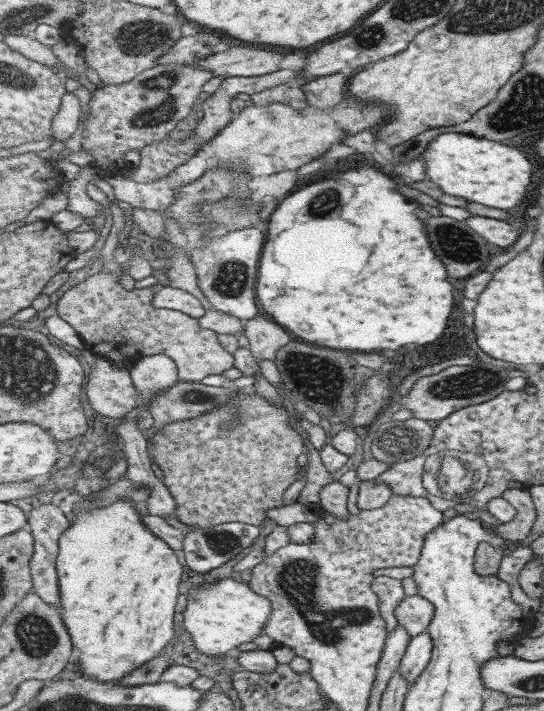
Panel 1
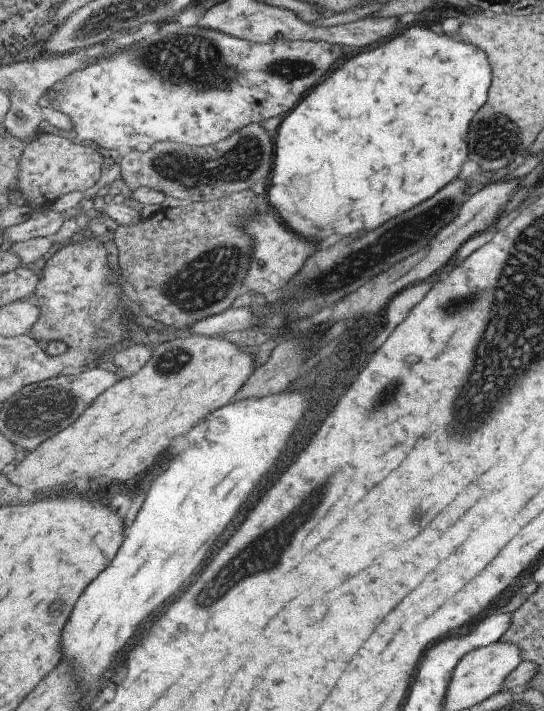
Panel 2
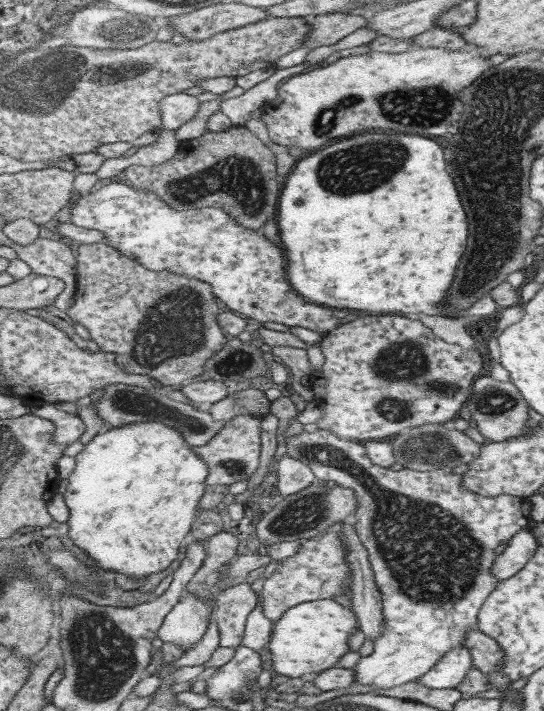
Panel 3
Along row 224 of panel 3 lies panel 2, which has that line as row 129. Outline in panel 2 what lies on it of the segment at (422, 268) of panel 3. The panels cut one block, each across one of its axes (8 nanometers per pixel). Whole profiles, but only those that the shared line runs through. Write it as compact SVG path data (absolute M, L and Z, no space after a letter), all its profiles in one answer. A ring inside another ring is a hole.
M416 26L406 30L403 35L384 40L377 50L362 50L346 56L335 68L335 72L329 75L319 86L311 90L305 98L294 108L277 128L275 135L275 166L271 173L271 184L266 188L265 196L272 209L275 209L280 217L291 227L291 230L311 243L323 242L331 238L333 234L359 234L359 232L371 232L377 230L387 220L397 218L399 214L419 206L427 198L435 196L443 186L453 182L459 174L463 164L469 160L469 126L475 118L475 114L487 104L487 94L491 88L491 66L487 54L471 44L465 44L461 40L449 38L445 34L435 34L428 26Z

